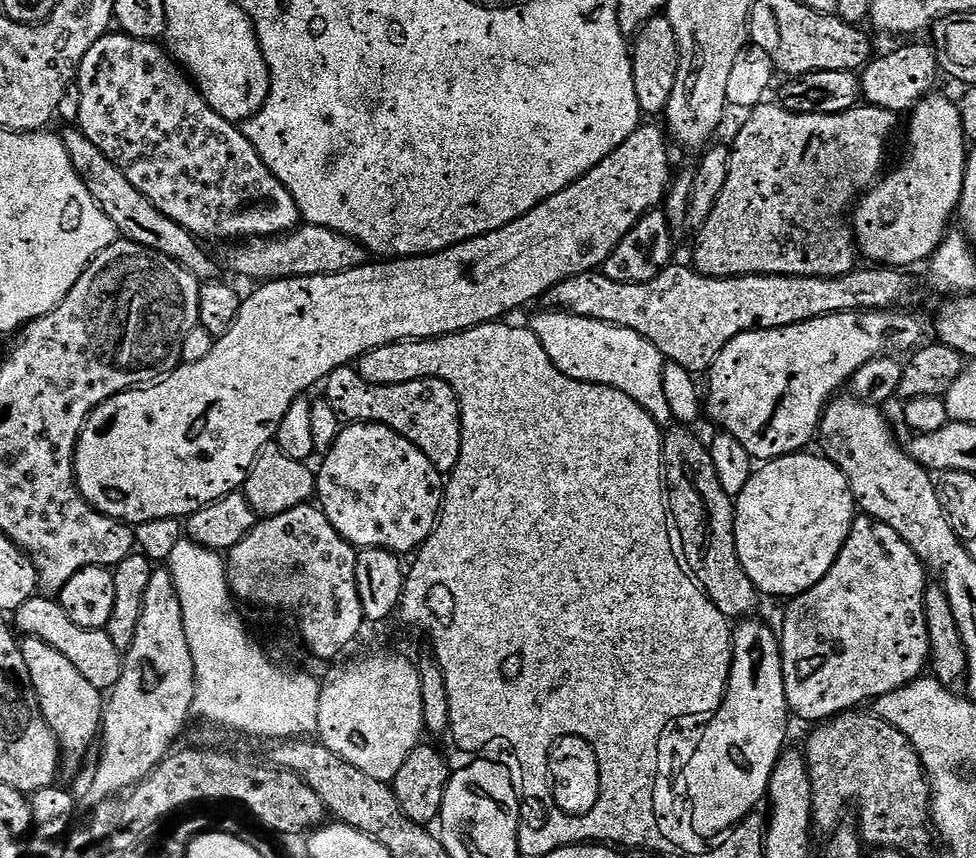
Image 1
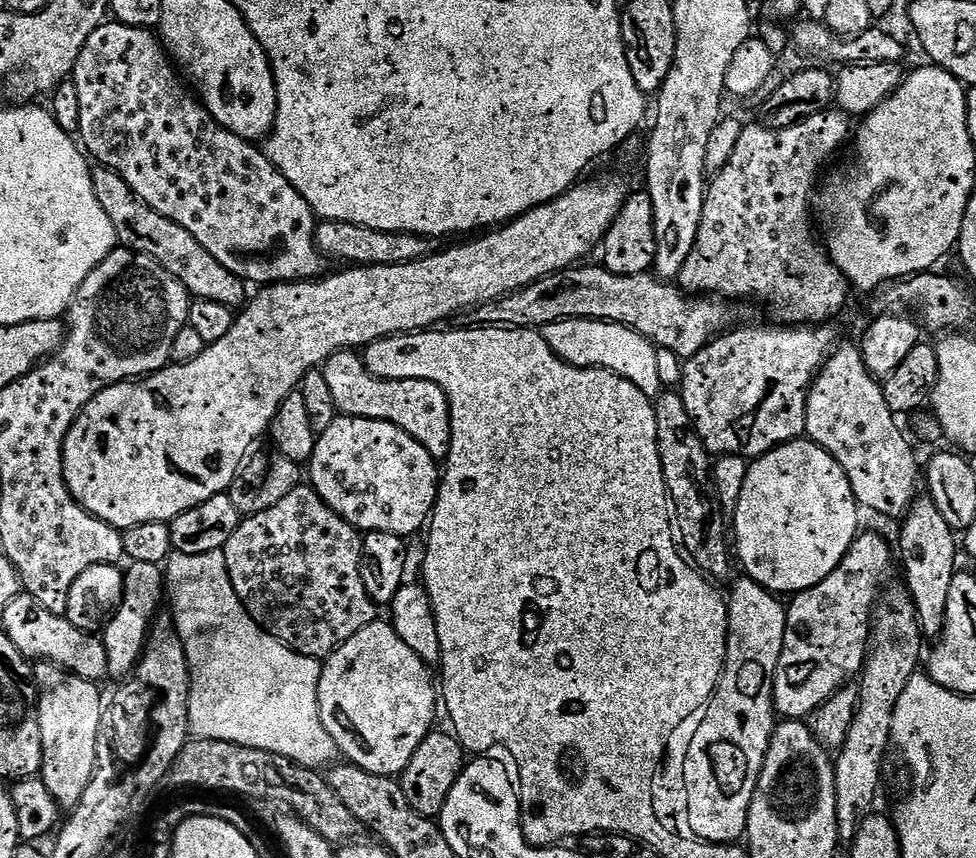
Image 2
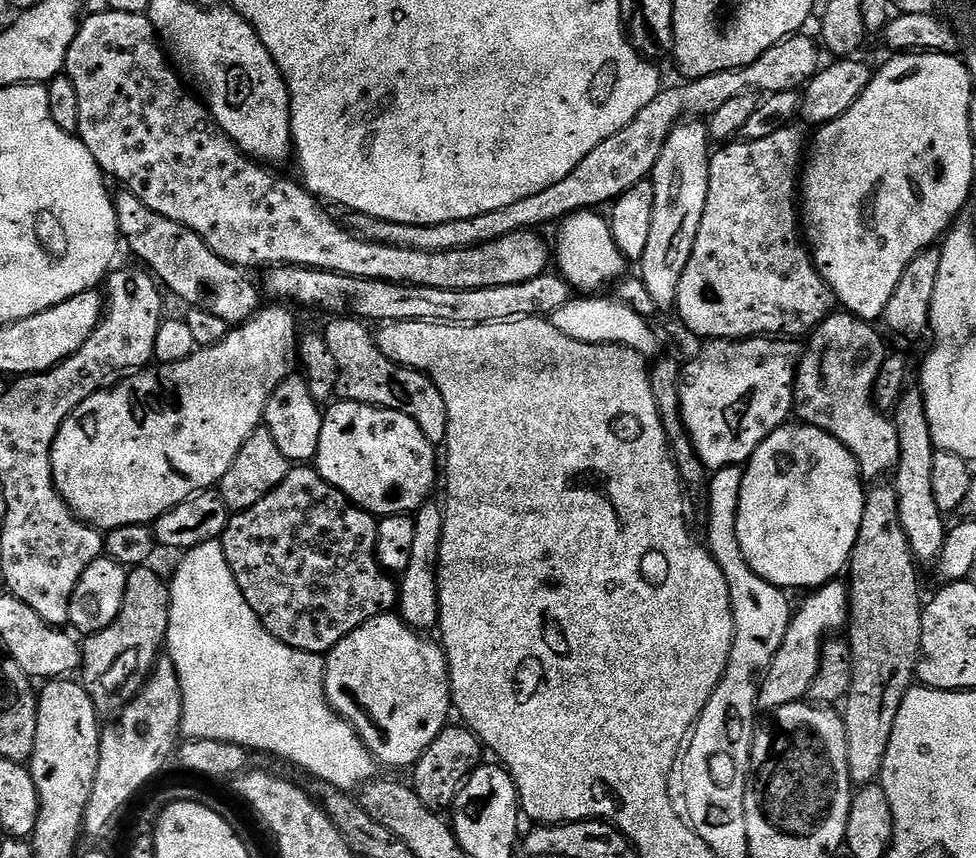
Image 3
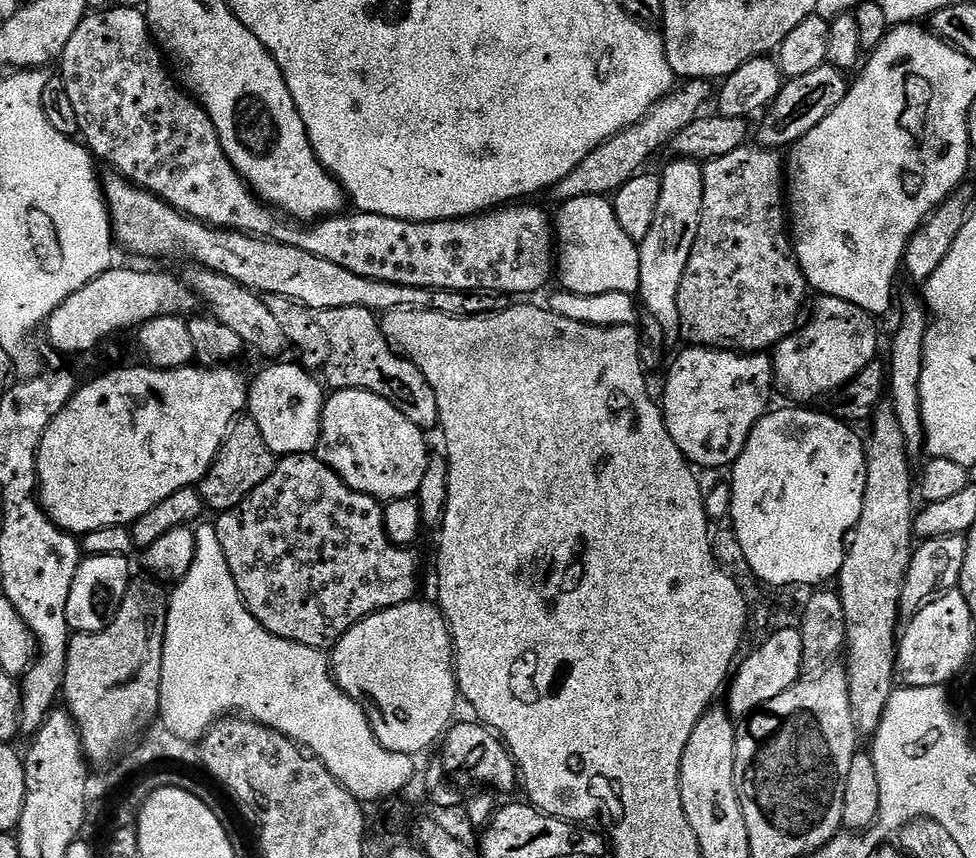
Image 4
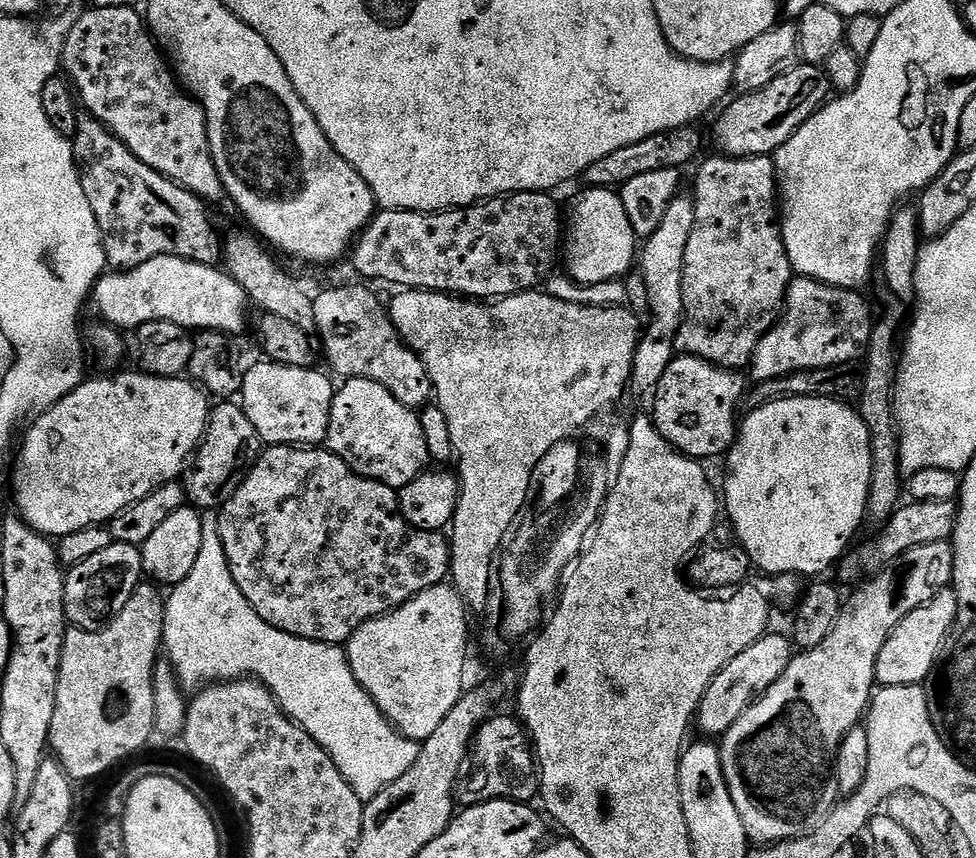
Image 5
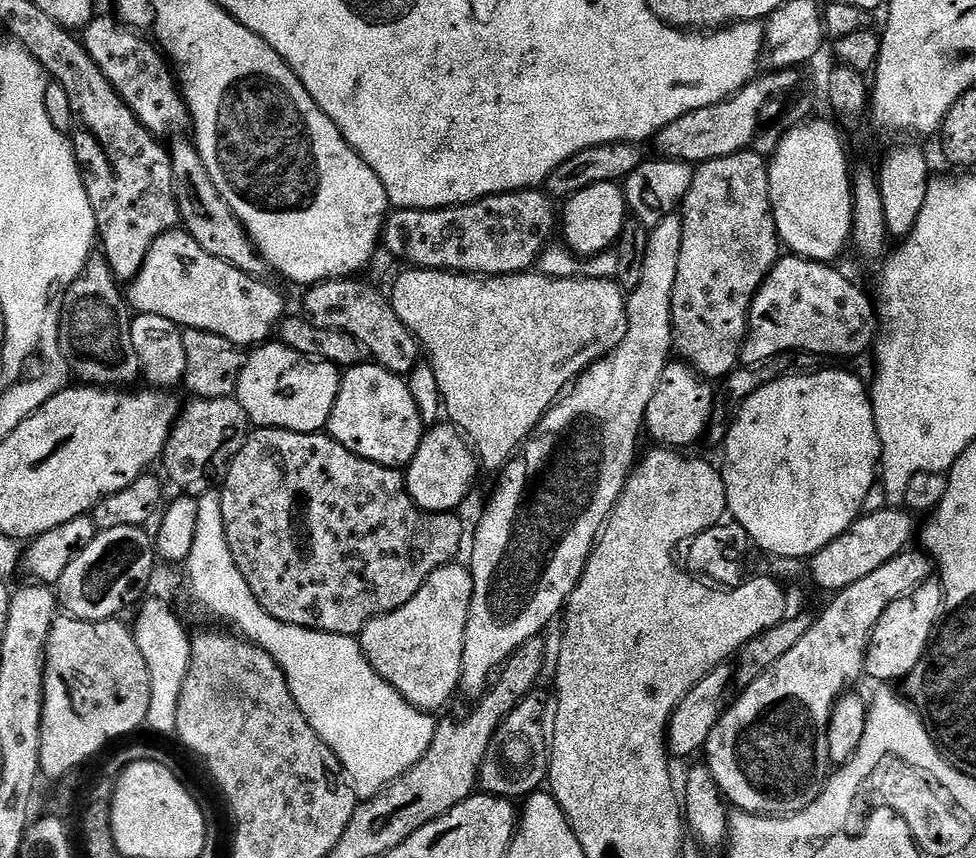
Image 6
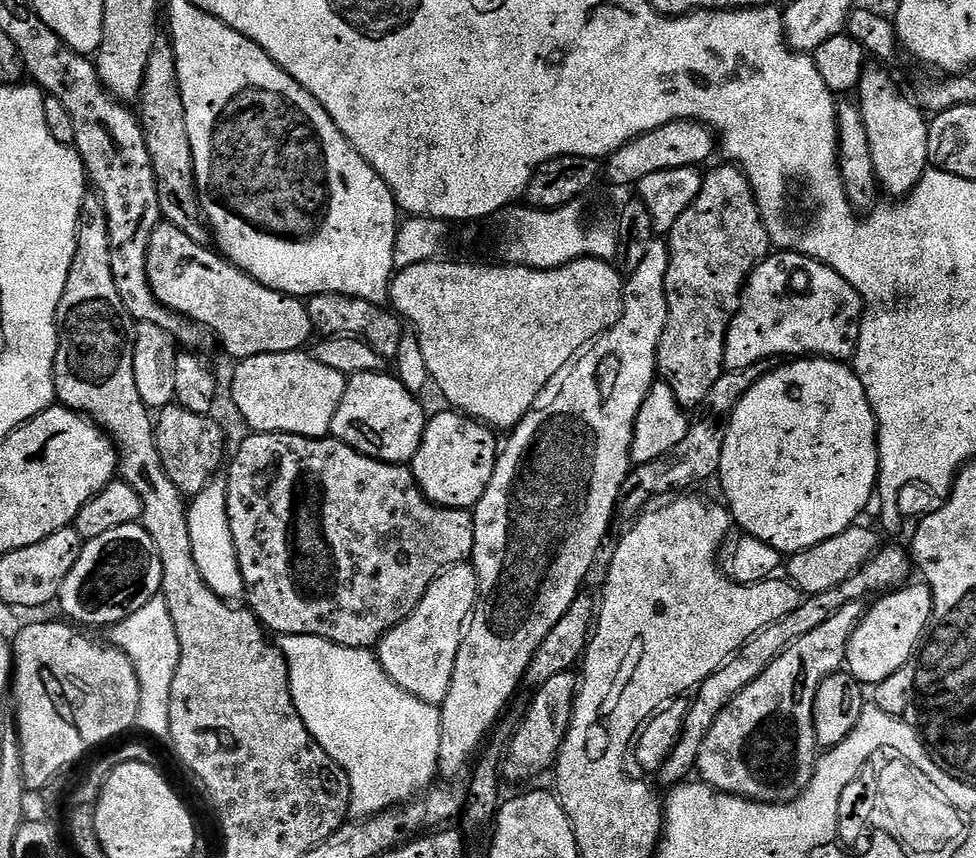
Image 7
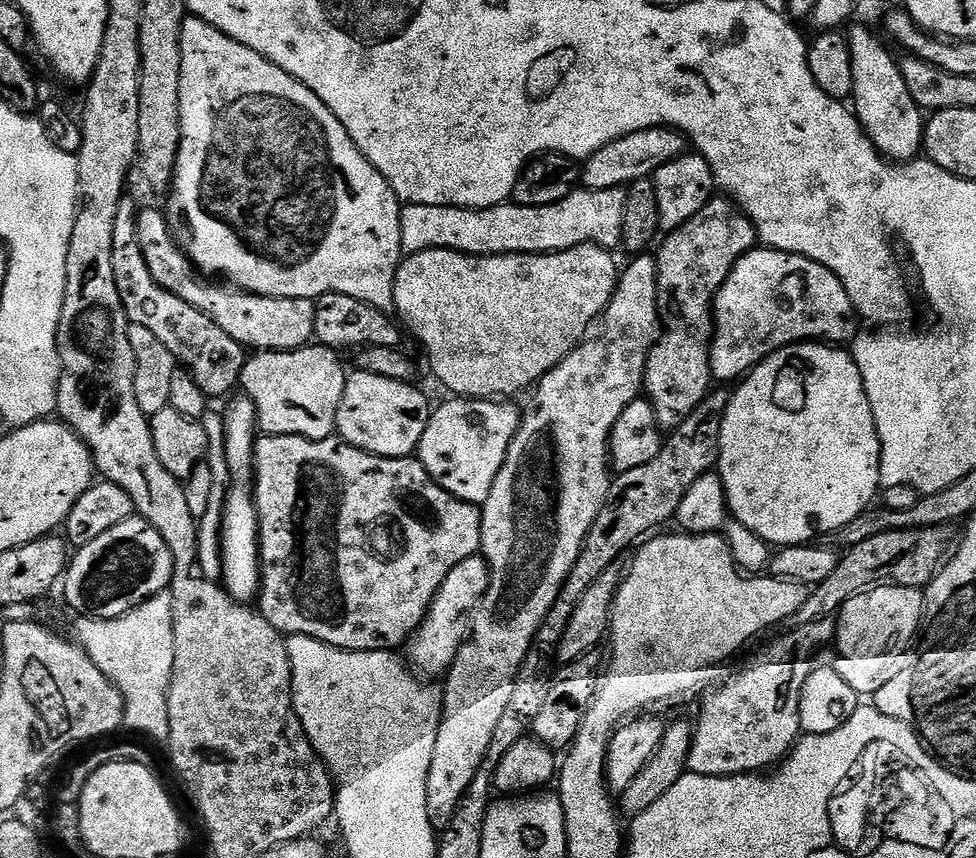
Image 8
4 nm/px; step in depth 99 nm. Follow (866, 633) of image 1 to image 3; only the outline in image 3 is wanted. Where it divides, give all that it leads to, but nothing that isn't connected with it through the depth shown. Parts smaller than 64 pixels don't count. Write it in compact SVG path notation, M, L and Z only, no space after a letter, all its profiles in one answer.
M843 579L829 580L823 588L815 589L809 596L812 597L801 606L800 613L797 611L791 617L784 644L759 685L758 704L761 709L775 710L803 701L818 674L820 651L826 637L839 633L836 631L839 628L841 631L848 623L848 586Z

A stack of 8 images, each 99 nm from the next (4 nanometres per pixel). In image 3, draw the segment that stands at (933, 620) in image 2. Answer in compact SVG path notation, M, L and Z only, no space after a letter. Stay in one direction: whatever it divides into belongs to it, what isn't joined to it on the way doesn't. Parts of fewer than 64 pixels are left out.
M916 386L909 387L896 404L890 419L898 434L900 451L900 463L896 465L894 473L900 525L902 530L906 530L912 555L917 561L935 562L939 560L940 551L944 549L946 523L944 524L945 517L938 510L938 502L934 502L934 458L938 449L930 434L923 391Z

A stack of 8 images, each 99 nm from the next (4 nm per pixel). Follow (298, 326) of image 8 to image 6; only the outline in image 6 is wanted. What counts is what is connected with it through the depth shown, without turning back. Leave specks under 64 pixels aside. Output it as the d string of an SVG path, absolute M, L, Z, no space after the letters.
M173 230L162 234L154 242L154 246L148 251L148 257L144 259L144 265L135 280L131 281L129 292L126 292L126 300L133 304L140 312L148 316L161 316L172 324L181 324L181 329L194 332L209 332L215 336L221 336L241 350L251 349L253 346L263 346L269 343L268 336L277 331L282 317L285 315L284 304L280 301L278 293L270 288L263 288L253 277L239 272L238 269L224 264L206 254L190 238L190 234L183 230Z

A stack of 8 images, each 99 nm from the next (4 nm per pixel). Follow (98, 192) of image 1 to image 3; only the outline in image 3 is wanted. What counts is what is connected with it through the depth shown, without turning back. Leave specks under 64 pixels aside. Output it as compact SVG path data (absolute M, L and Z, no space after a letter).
M120 190L117 194L116 224L120 227L118 232L123 243L124 240L128 243L129 250L141 260L139 263L169 293L172 291L178 299L185 300L189 309L201 308L210 314L218 314L218 318L230 326L244 324L259 311L262 294L247 277L245 269L214 254L214 250L210 250L210 246L206 246L204 239L194 234L194 230L150 211L133 192Z

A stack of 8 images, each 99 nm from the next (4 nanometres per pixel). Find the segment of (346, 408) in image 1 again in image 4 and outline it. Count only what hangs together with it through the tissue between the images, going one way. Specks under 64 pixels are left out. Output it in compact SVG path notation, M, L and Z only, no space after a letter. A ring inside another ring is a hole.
M346 306L338 310L326 310L319 313L319 318L322 322L322 330L326 330L326 338L331 346L331 353L323 369L327 375L329 374L329 385L327 384L329 389L361 388L386 398L395 408L400 408L402 414L406 414L406 418L410 418L410 422L414 422L414 426L431 430L439 425L438 398L434 394L430 382L426 382L426 378L422 374L422 370L418 370L418 366L414 366L410 361L396 355L391 350L386 351L384 331L380 329L377 313L358 306ZM383 352L386 353L384 365L380 368L380 355ZM348 363L365 364L372 372L332 372L335 364L344 368Z

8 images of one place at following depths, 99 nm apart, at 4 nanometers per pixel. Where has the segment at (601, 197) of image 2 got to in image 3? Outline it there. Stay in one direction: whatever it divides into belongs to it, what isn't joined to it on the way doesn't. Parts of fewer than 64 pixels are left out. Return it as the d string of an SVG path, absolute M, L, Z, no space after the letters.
M288 306L272 307L276 308L261 307L256 315L249 318L244 324L233 327L229 331L228 337L222 342L212 344L209 348L200 348L189 360L167 366L156 366L151 370L140 370L121 379L124 380L121 384L113 383L109 387L100 389L90 398L86 398L86 402L82 402L82 406L78 406L68 415L66 422L62 422L62 426L52 443L52 477L57 490L60 491L60 497L68 503L68 507L84 523L101 530L134 526L135 524L151 525L174 506L186 502L190 497L196 496L200 492L215 489L219 485L220 480L226 474L226 470L230 470L230 466L234 466L234 458L238 458L238 450L242 450L246 438L250 438L250 434L254 434L257 428L261 427L264 411L268 405L268 399L272 396L272 391L283 380L287 380L290 375L288 363L291 360L293 363L294 353L298 348L296 316L292 313L295 311Z

